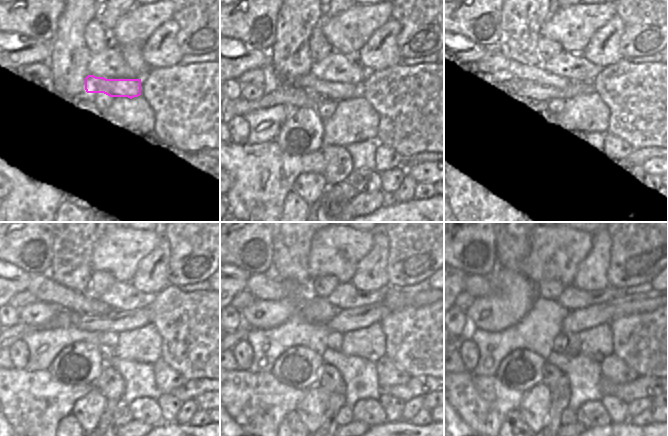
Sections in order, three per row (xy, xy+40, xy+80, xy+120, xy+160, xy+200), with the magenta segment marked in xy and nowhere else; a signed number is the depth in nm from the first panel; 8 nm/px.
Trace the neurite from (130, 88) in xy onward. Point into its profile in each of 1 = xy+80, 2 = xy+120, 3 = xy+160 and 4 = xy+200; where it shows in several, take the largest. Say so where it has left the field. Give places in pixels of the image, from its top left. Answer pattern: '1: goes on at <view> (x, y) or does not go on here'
1: goes on at xy+80 (499, 69)
2: goes on at xy+120 (43, 287)
3: goes on at xy+160 (266, 286)
4: goes on at xy+200 (476, 285)

